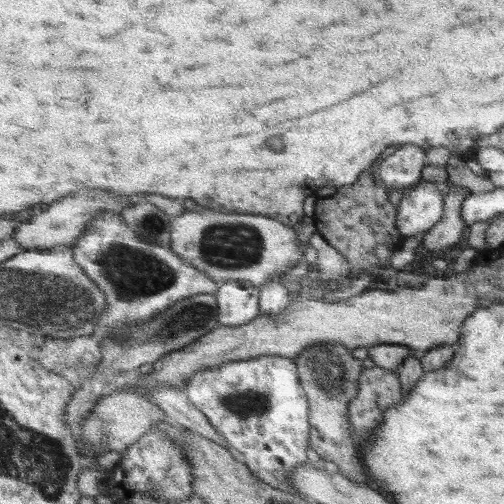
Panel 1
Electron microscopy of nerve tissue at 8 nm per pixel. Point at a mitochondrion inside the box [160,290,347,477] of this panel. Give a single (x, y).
(248, 404)

